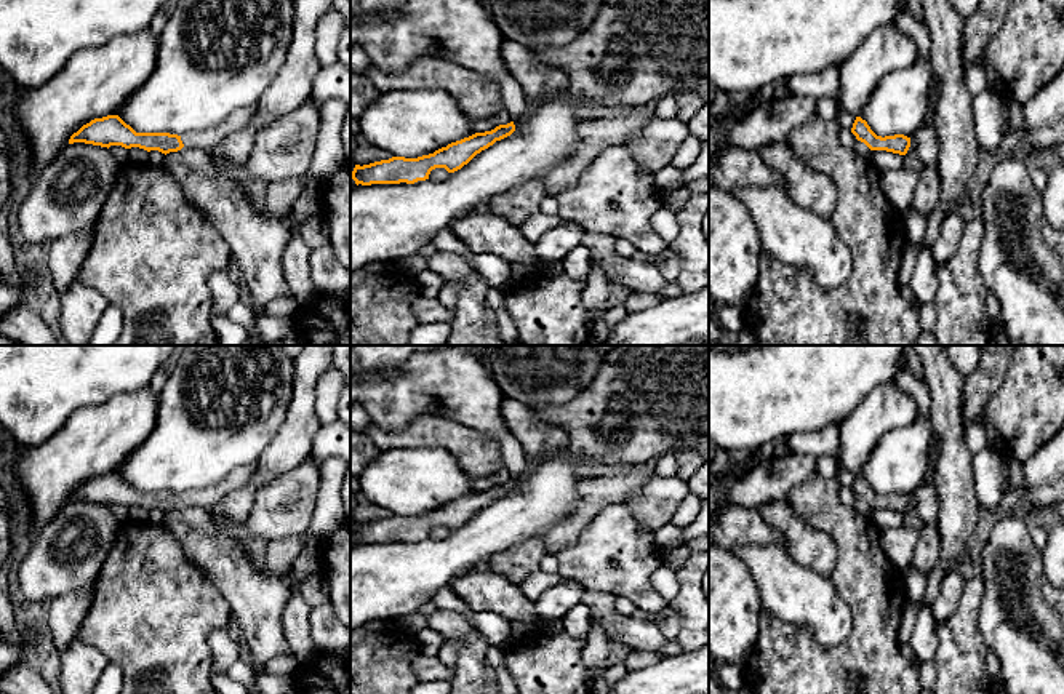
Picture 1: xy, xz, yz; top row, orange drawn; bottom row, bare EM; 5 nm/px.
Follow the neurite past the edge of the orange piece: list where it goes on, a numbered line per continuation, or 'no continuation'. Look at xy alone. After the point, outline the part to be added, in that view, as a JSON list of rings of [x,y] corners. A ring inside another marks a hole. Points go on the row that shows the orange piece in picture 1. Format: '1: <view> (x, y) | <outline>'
1: xy (207, 139) | [[[256,106],[243,107],[230,114],[224,122],[221,122],[214,128],[182,133],[181,141],[184,147],[181,149],[181,152],[194,149],[210,152],[211,149],[222,144],[230,134],[243,130],[251,122],[254,114],[256,114]]]

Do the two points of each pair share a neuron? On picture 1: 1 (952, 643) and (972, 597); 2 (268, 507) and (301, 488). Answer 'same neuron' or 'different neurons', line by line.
1: same neuron
2: same neuron

